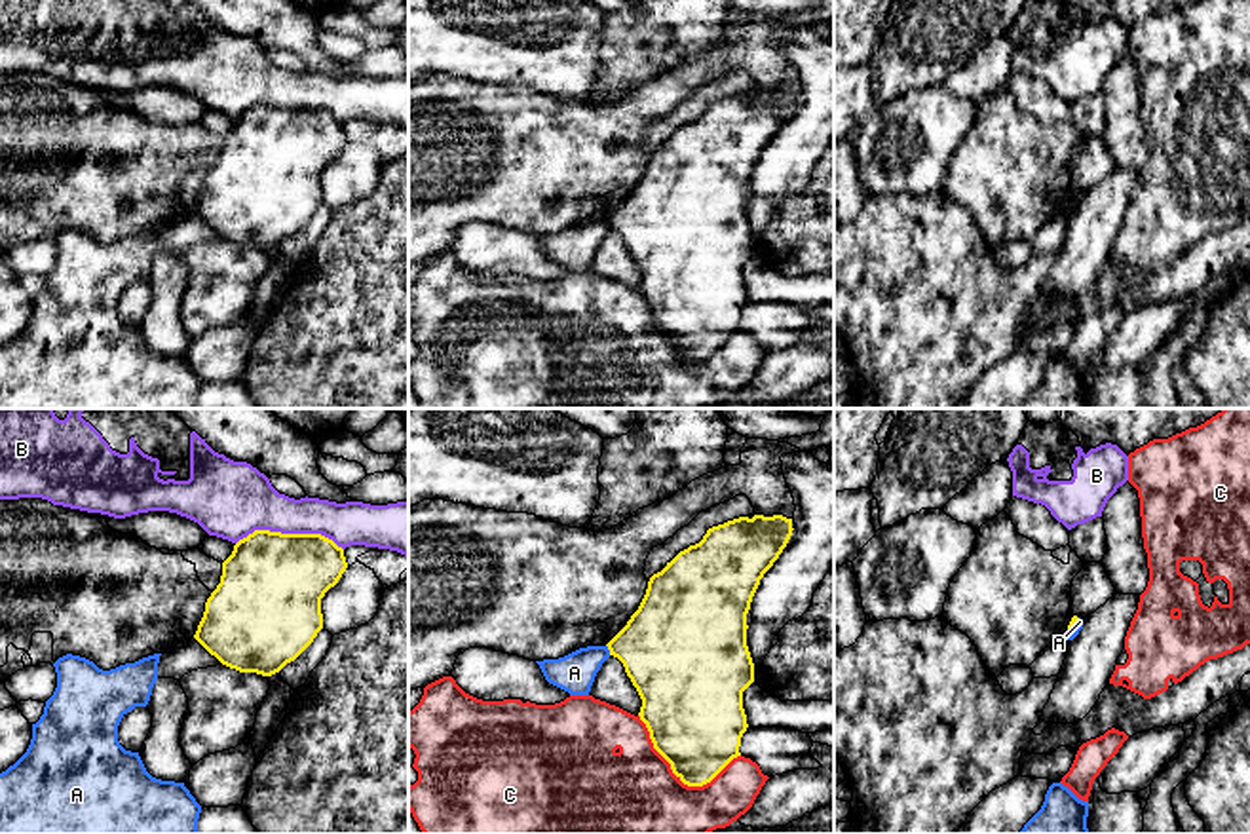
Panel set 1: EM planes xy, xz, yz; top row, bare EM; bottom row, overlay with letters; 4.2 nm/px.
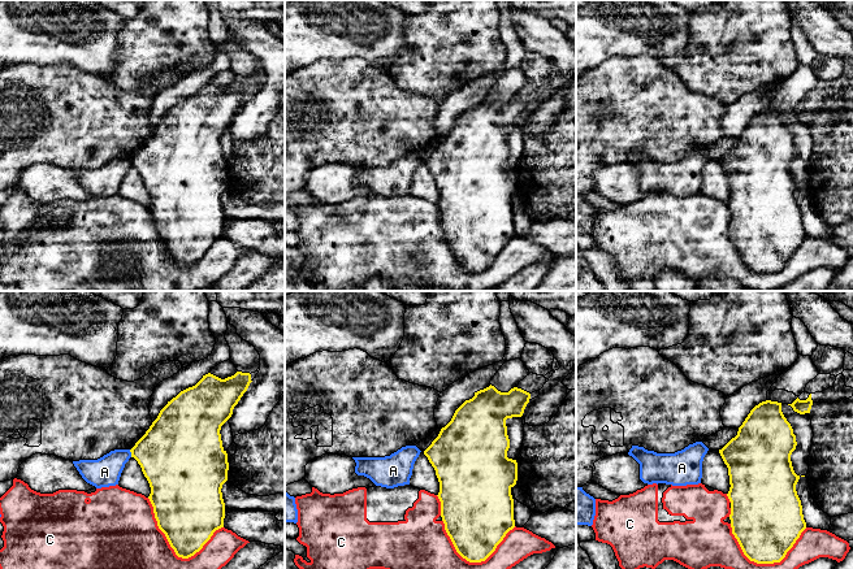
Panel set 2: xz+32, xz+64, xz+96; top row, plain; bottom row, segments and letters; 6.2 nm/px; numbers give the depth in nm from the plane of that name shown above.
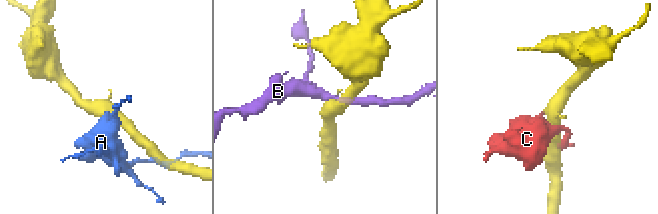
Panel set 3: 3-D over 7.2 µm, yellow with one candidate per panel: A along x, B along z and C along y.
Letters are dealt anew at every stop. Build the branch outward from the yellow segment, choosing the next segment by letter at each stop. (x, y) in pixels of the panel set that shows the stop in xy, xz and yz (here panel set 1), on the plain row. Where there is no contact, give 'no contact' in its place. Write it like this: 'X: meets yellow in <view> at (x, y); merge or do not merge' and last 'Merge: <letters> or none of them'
A: meets yellow in xz at (608, 223); do not merge
B: meets yellow in xy at (289, 109); do not merge
C: meets yellow in xz at (679, 350); do not merge
Merge: none of them

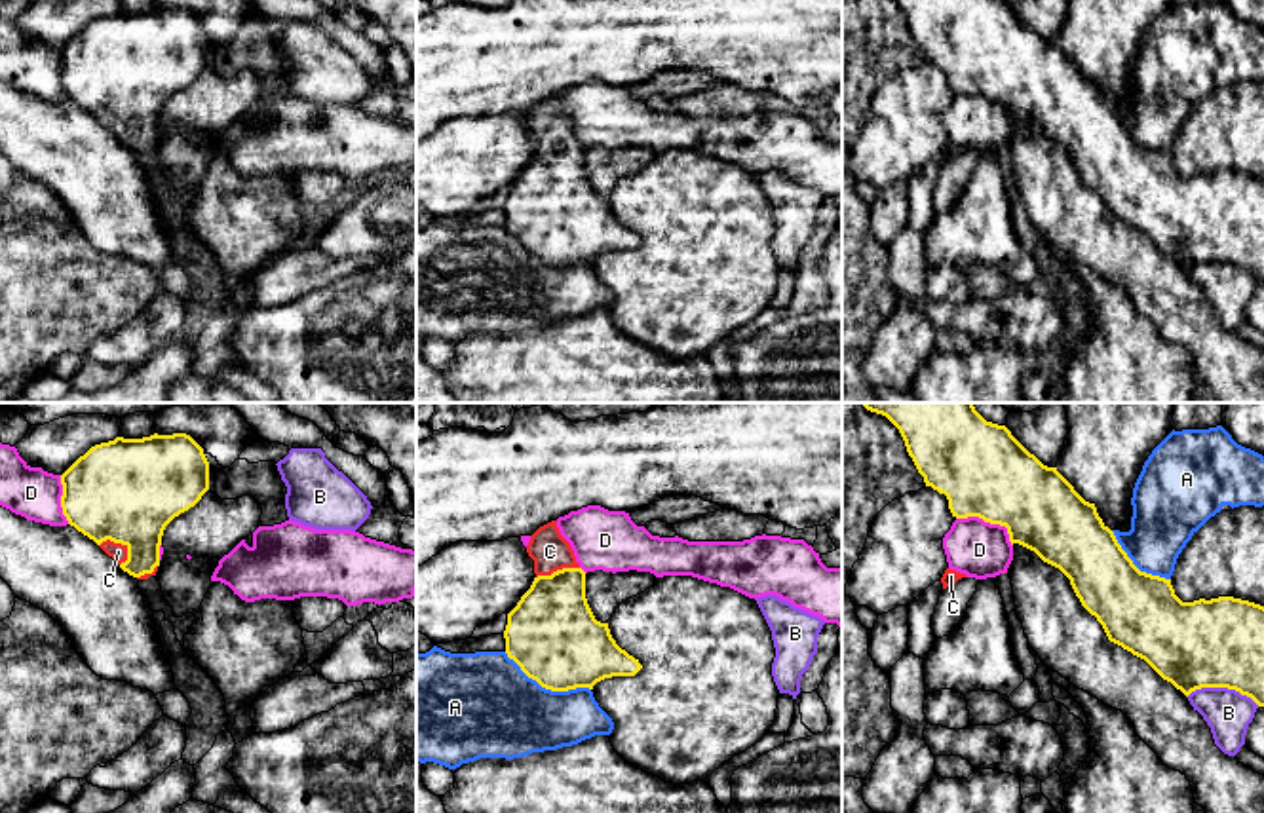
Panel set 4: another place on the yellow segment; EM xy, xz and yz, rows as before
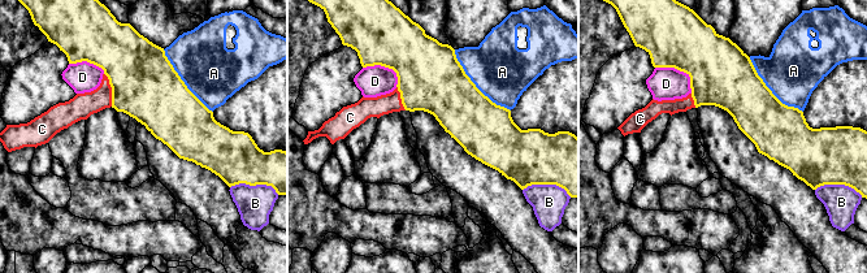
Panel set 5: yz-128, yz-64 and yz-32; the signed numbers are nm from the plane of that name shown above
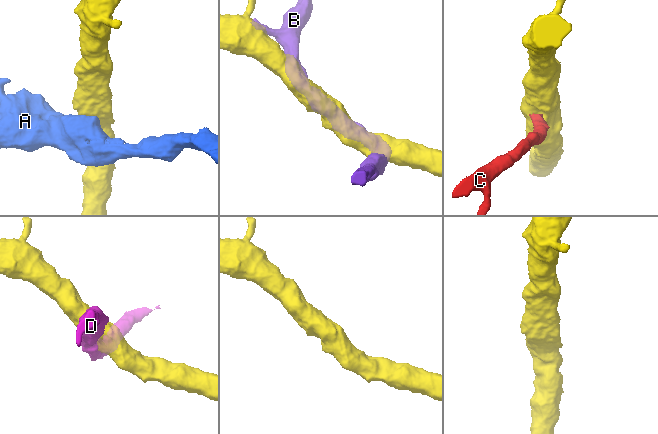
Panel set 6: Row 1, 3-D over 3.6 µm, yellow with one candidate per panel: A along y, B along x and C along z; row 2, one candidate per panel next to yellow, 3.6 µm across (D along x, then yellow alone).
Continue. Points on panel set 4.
A: meets yellow in xz at (548, 263); do not merge
B: meets yellow in yz at (1223, 261); do not merge
C: meets yellow in xy at (118, 116); merge
D: meets yellow in yz at (991, 97); do not merge
Merge: C

